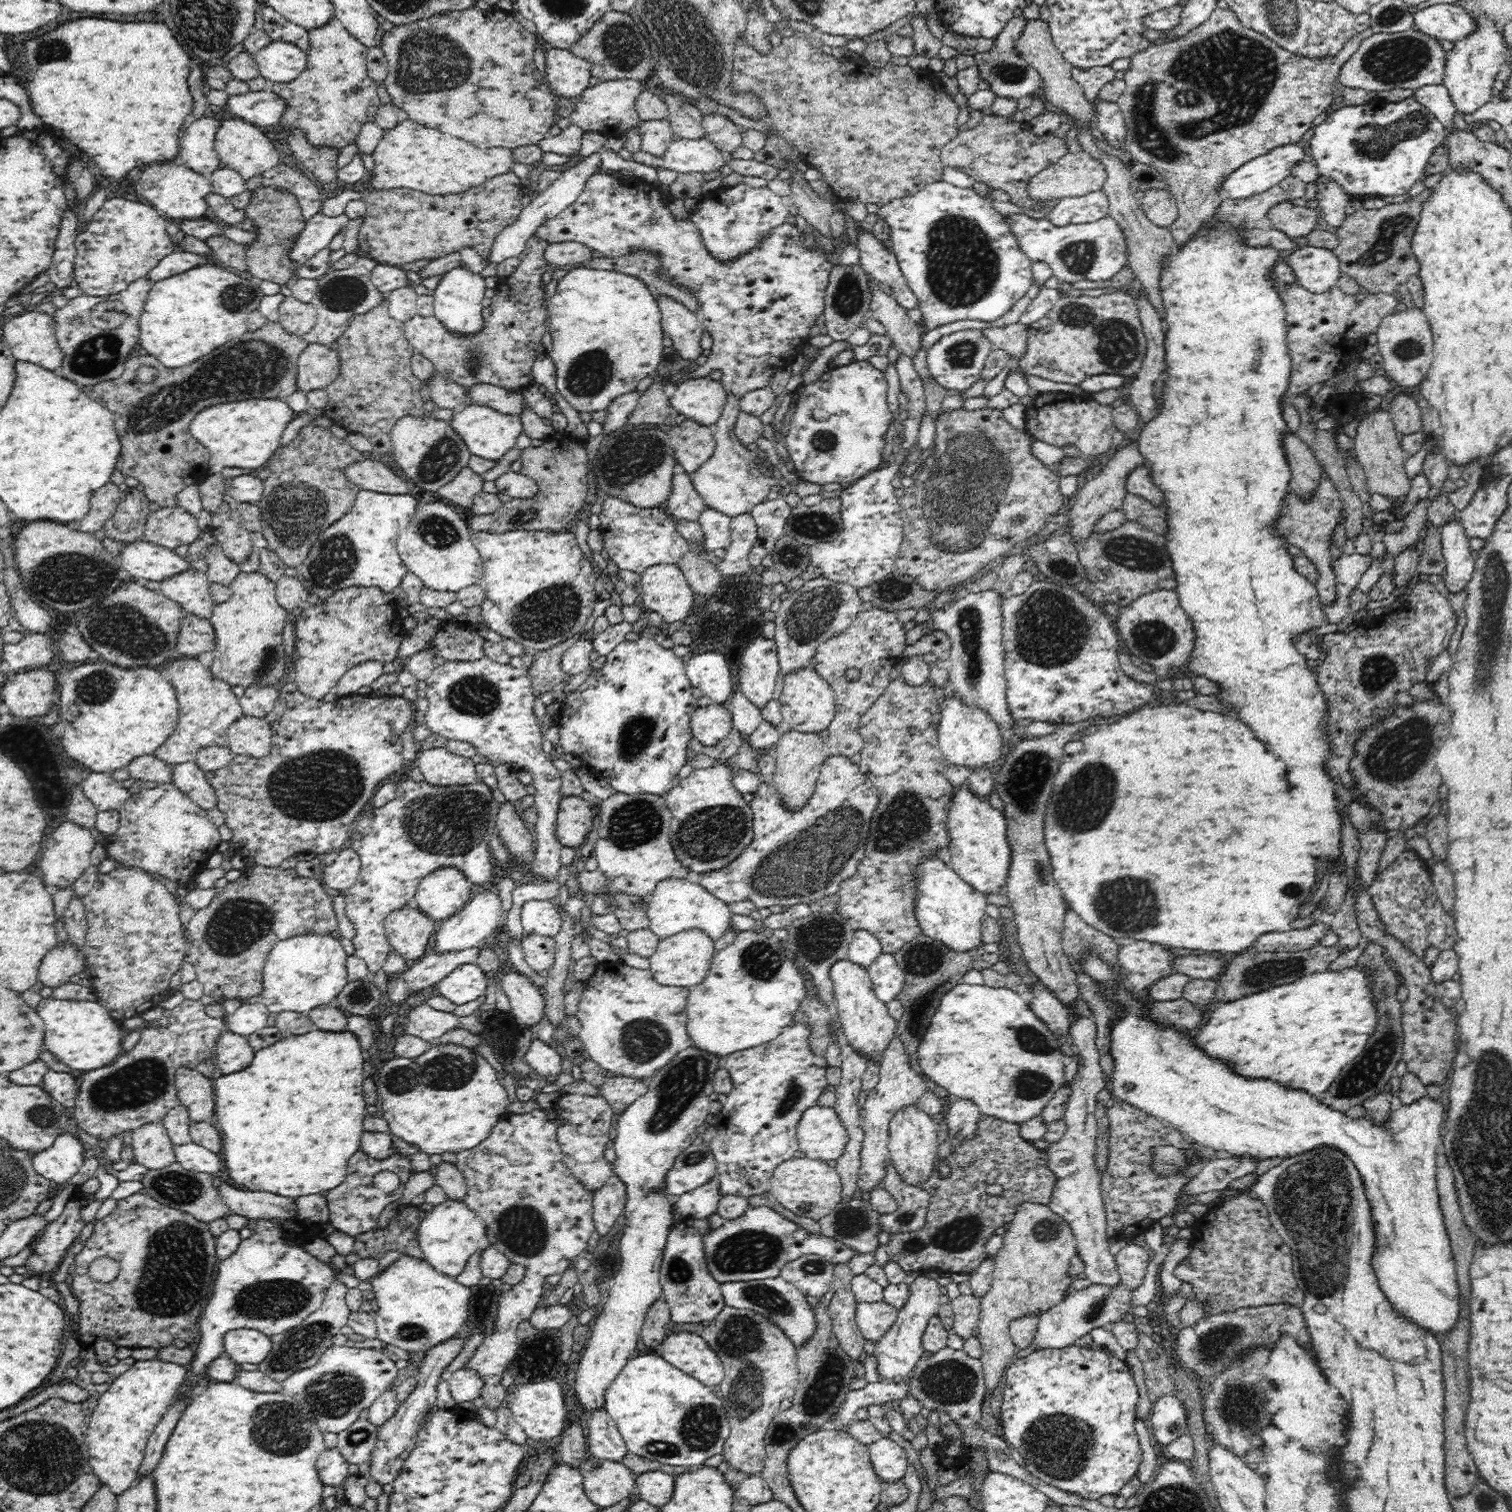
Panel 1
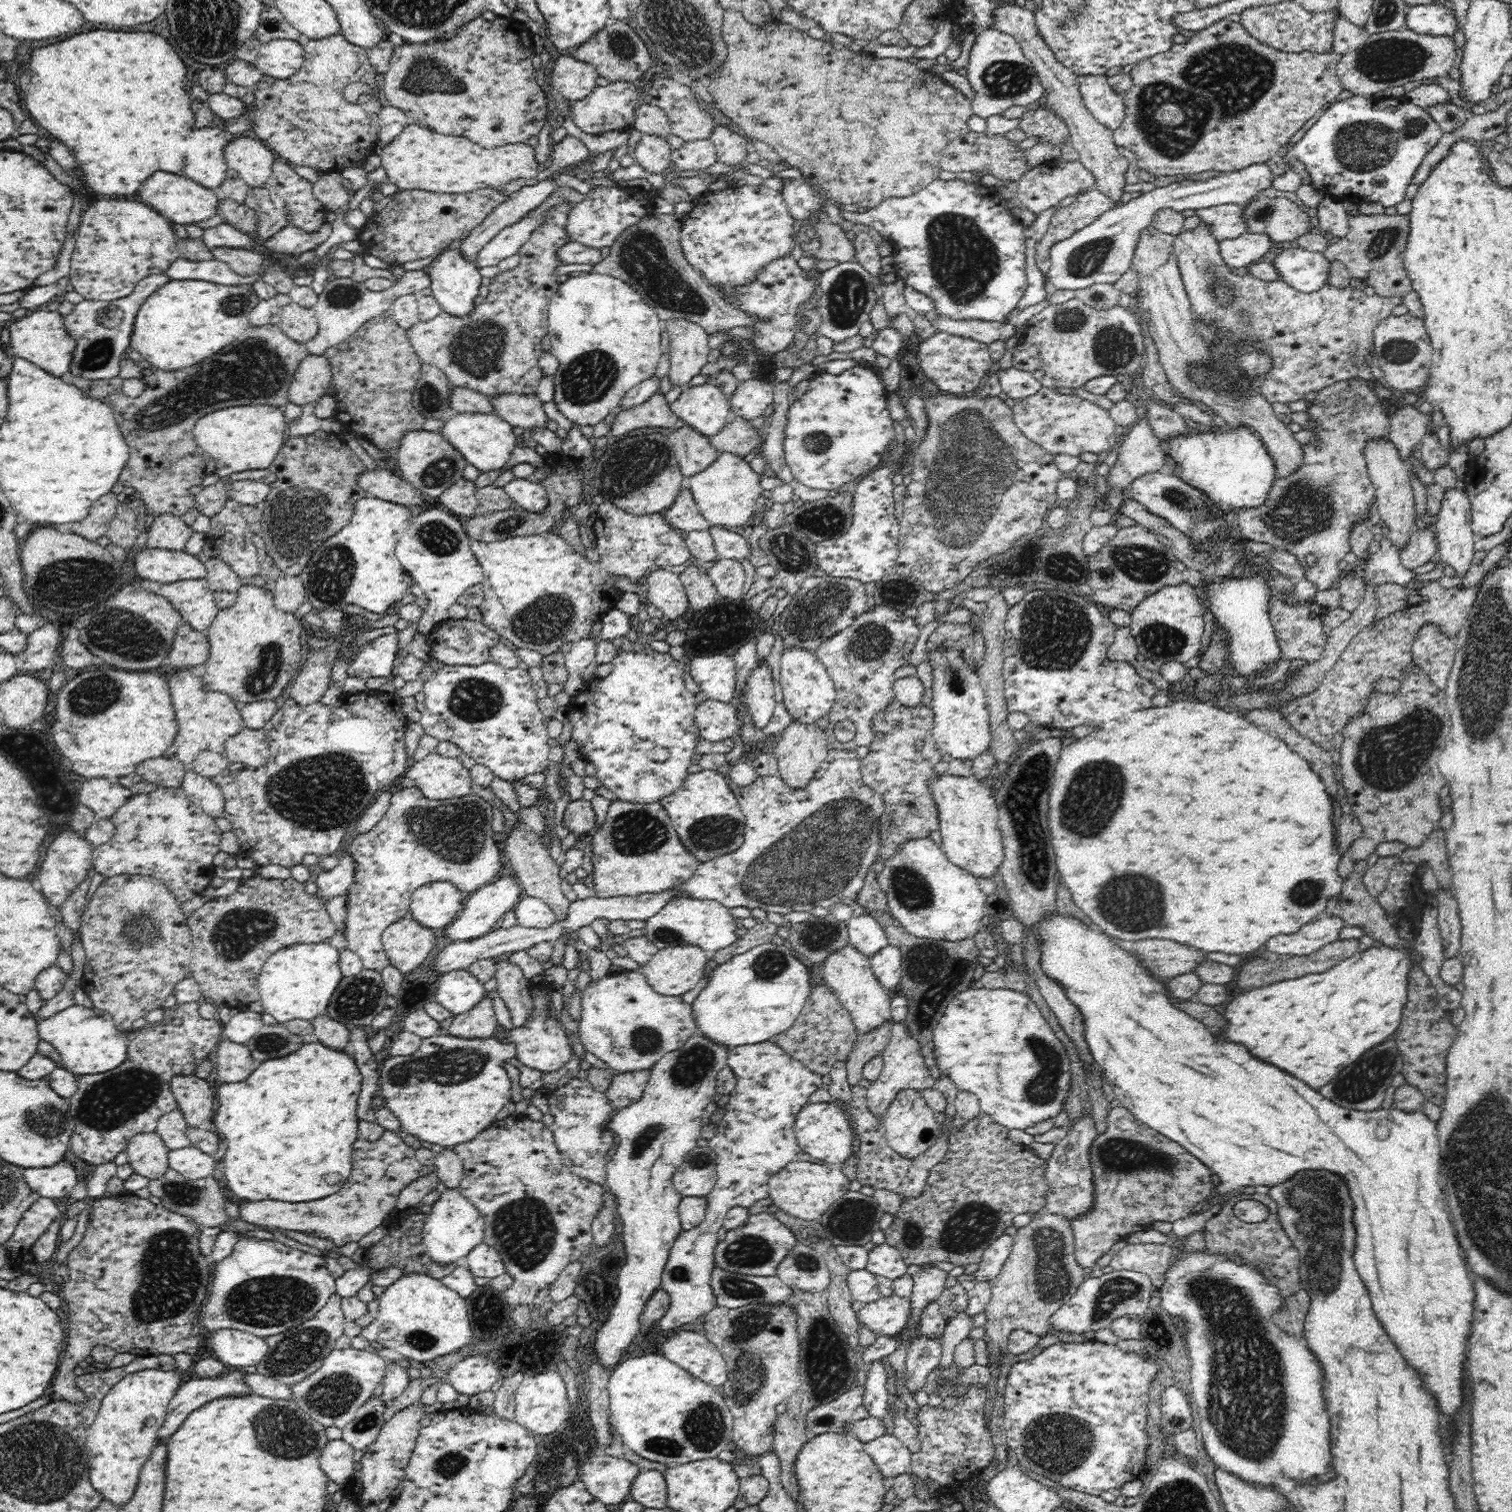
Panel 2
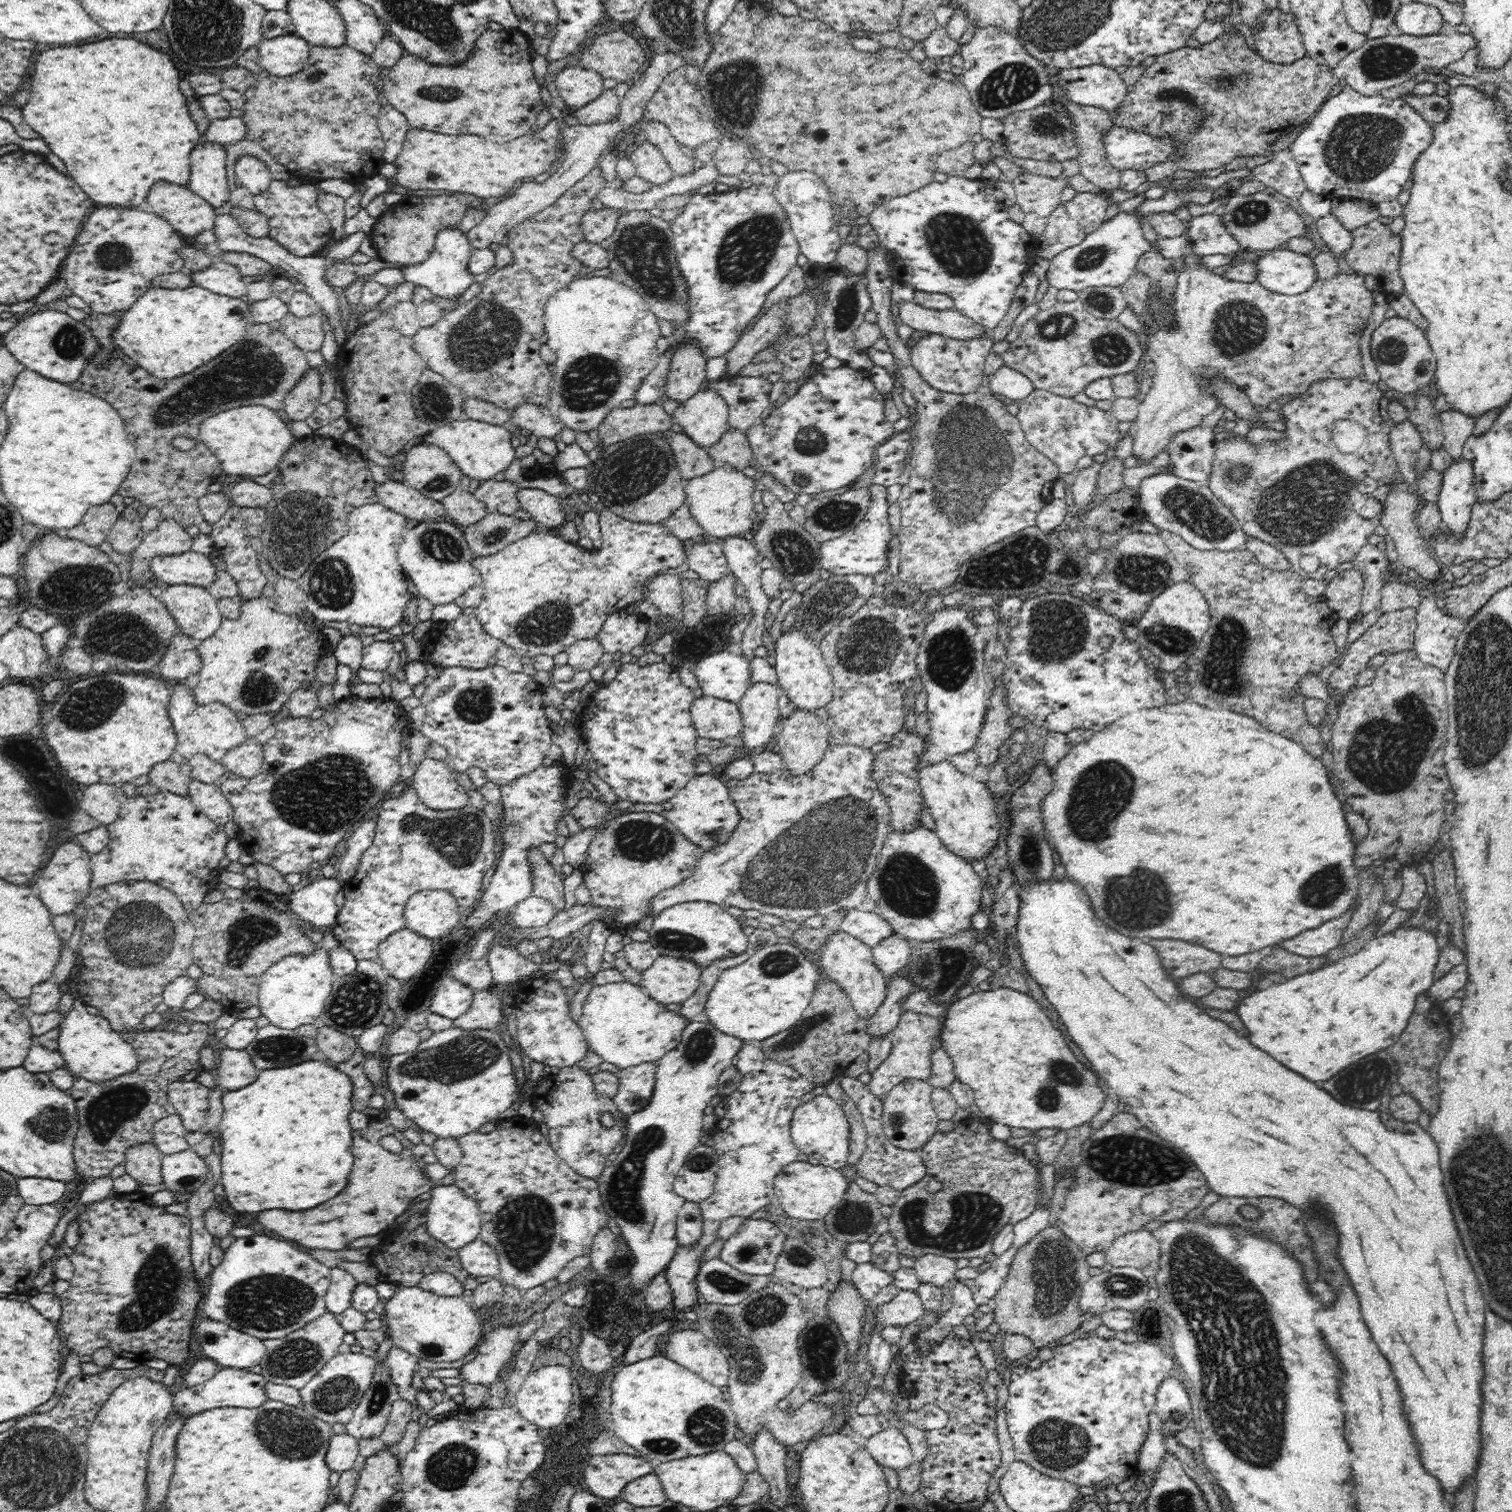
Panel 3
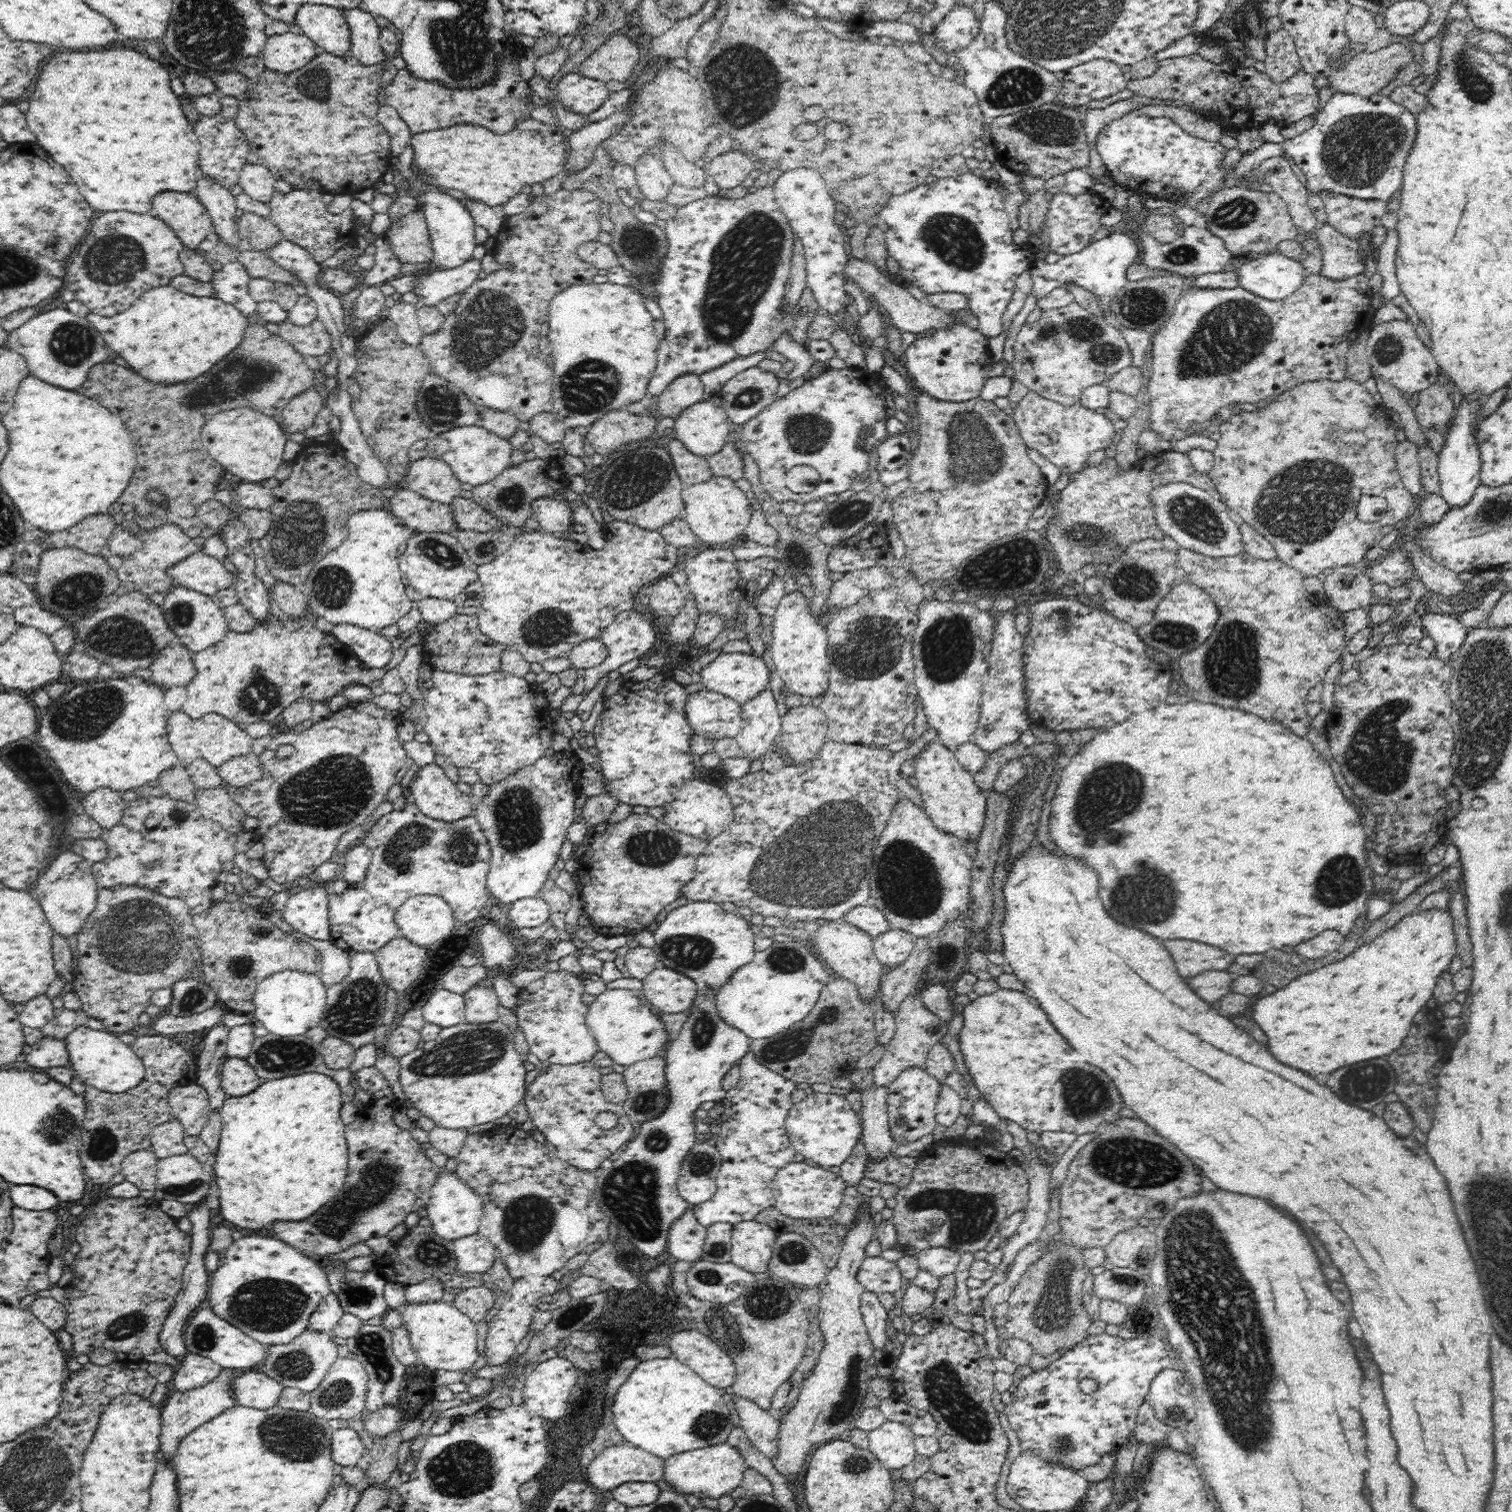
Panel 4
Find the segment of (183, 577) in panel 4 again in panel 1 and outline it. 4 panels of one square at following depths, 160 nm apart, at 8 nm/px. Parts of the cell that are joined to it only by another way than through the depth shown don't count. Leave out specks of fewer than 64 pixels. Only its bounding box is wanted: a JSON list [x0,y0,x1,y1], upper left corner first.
[117,539,192,582]

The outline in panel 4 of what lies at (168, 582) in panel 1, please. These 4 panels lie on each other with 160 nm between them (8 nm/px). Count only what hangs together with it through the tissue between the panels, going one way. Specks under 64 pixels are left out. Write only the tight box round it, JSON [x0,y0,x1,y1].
[161,585,230,654]

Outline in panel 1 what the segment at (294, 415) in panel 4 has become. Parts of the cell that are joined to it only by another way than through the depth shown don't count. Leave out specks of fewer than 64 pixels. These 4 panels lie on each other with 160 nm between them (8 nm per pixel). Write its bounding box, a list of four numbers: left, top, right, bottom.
[296,344,340,394]

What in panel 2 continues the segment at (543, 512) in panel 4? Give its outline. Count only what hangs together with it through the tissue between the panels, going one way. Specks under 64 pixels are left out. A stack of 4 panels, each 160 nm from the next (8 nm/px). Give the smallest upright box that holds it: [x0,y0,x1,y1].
[504,479,550,514]

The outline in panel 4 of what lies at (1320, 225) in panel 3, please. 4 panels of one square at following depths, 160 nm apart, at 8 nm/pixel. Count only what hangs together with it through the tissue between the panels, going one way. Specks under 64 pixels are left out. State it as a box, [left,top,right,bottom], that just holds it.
[1315,222,1365,281]

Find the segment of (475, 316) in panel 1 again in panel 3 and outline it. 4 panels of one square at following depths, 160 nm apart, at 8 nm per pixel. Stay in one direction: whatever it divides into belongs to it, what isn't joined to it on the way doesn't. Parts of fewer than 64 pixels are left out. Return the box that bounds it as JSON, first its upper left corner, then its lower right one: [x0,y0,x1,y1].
[401,226,473,298]

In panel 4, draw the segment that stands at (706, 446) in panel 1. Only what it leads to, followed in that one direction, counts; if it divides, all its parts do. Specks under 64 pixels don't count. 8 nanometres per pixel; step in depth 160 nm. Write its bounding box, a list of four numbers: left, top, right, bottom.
[666,438,712,486]

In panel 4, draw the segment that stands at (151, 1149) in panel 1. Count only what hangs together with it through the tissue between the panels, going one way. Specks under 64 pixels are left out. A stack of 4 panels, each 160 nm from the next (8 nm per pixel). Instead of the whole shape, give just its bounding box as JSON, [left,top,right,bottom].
[121,1150,158,1190]

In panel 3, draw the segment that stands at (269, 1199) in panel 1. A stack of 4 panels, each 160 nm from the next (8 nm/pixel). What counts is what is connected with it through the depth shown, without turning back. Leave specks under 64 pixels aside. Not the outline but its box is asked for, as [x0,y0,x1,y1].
[258,1118,433,1250]

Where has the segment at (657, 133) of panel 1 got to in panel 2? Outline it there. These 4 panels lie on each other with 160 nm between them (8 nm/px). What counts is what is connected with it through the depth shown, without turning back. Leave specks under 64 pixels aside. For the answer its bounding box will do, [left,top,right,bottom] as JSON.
[634,134,672,175]

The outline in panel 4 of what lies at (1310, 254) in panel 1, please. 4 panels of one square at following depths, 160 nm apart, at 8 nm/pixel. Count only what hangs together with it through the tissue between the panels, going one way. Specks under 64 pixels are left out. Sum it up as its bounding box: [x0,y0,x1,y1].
[1234,252,1304,301]

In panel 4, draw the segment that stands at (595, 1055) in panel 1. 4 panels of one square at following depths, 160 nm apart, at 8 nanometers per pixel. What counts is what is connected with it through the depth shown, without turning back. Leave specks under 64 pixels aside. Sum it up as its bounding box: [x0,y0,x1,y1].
[586,990,667,1066]

